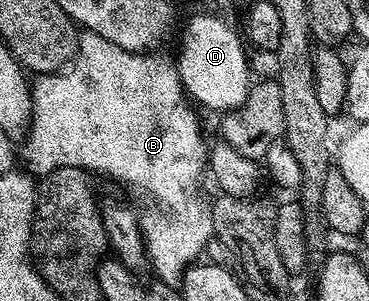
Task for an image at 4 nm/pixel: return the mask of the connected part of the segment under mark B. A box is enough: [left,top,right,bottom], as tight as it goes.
[20,30,215,272]

